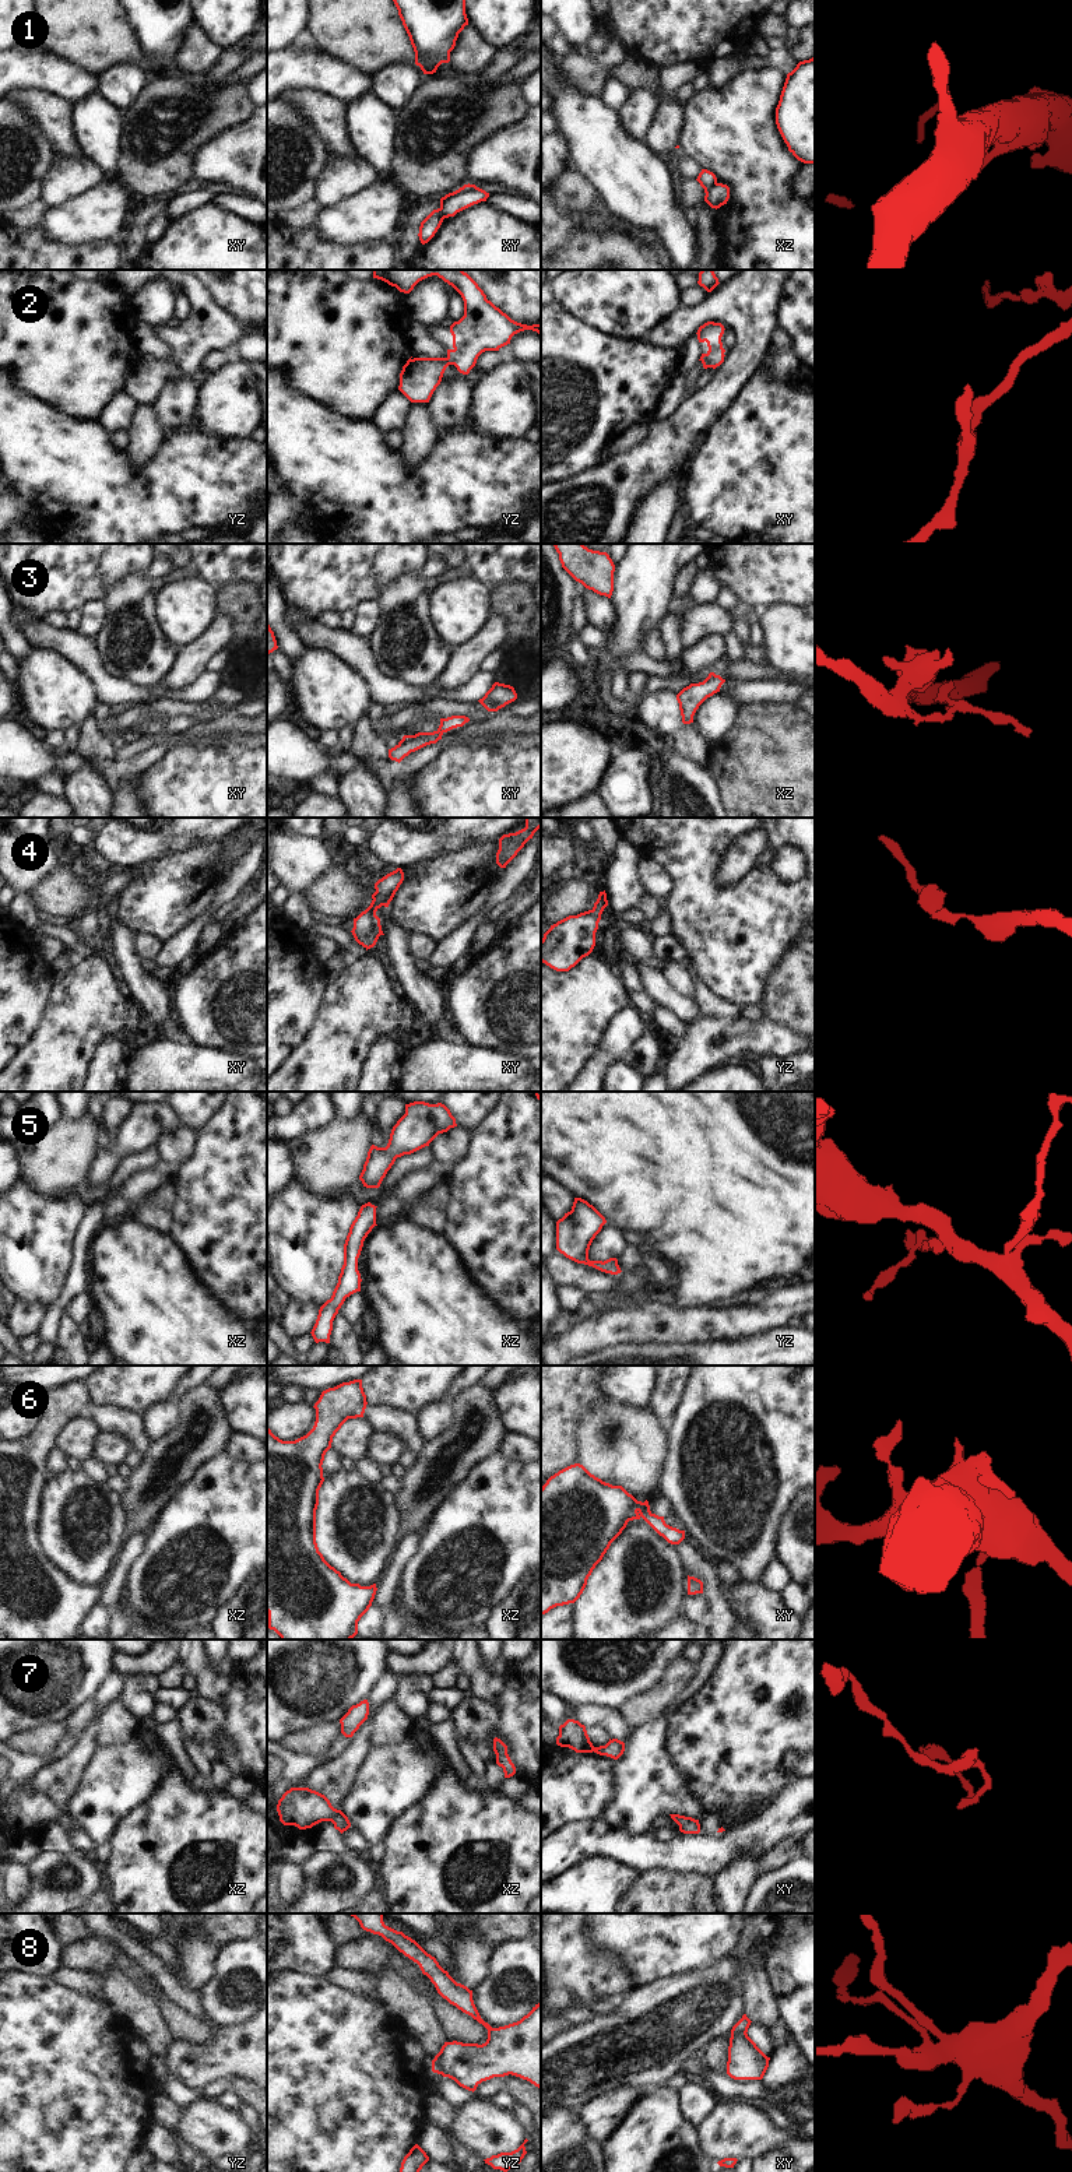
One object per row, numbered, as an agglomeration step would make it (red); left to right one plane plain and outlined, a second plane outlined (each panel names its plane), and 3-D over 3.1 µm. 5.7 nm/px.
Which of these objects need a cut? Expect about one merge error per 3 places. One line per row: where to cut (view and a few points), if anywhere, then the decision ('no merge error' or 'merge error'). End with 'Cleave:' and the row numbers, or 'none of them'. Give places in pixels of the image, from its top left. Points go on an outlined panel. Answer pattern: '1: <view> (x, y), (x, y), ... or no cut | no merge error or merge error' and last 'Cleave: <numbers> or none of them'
1: xy (439, 208), (443, 218) | merge error
2: no cut | no merge error
3: xy (438, 730), (442, 733) | merge error
4: no cut | no merge error
5: no cut | no merge error
6: no cut | no merge error
7: no cut | no merge error
8: no cut | no merge error
Cleave: 1, 3

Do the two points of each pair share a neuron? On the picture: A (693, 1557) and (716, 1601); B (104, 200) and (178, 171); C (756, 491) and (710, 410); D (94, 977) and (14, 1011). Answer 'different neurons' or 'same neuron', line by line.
A: same neuron
B: different neurons
C: different neurons
D: different neurons

